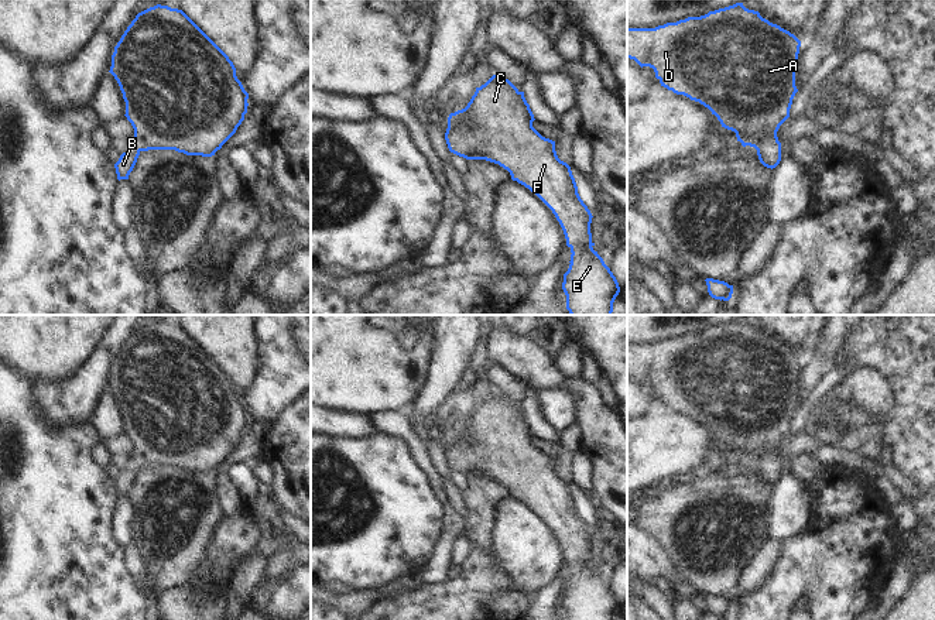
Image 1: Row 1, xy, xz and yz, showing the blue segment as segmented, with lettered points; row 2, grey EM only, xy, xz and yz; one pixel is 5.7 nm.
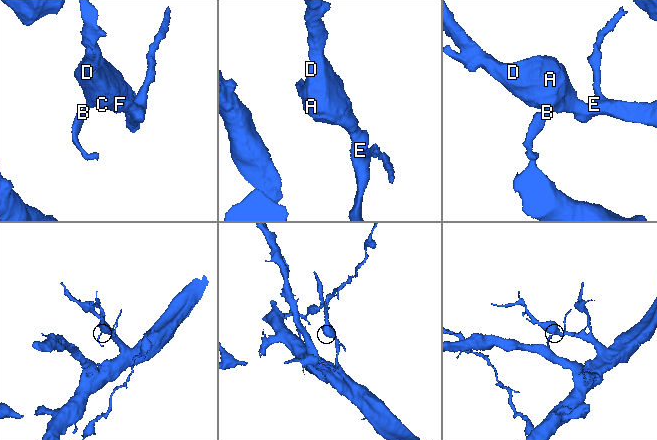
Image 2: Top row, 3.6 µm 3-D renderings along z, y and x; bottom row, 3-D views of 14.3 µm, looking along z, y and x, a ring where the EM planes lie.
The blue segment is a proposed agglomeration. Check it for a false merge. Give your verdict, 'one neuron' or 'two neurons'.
one neuron

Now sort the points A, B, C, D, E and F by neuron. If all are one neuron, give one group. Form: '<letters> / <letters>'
A B C D E F

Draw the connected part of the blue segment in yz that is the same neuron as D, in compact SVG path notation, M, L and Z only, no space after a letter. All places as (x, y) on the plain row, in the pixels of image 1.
M743 319L655 345L627 345L627 374L653 384L661 403L708 424L722 443L736 449L743 463L754 463L760 479L771 486L781 477L777 448L790 434L798 408L799 363L794 350Z

